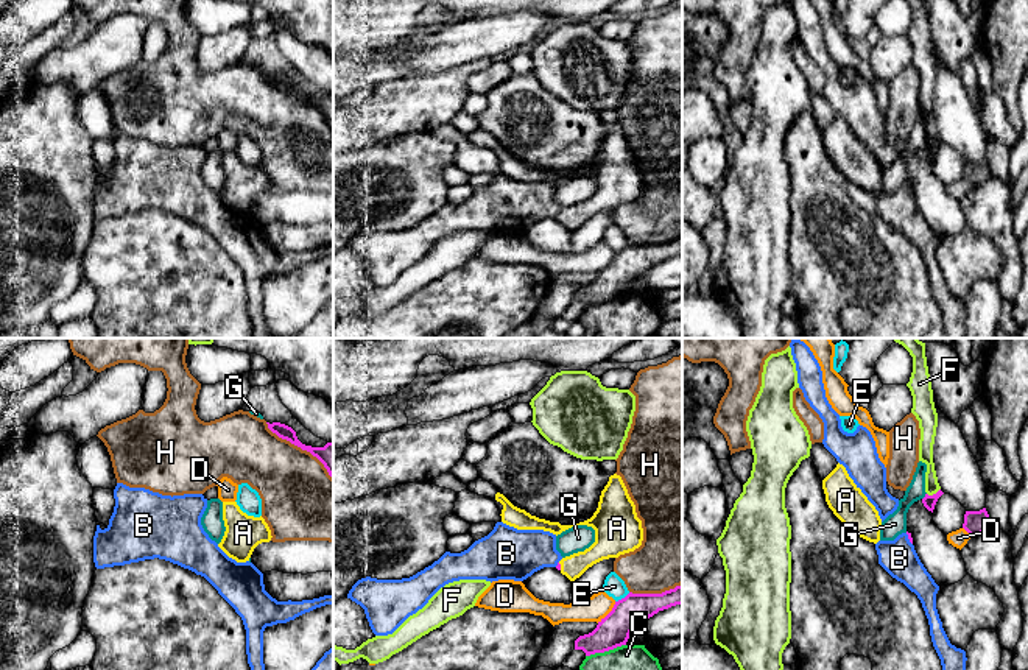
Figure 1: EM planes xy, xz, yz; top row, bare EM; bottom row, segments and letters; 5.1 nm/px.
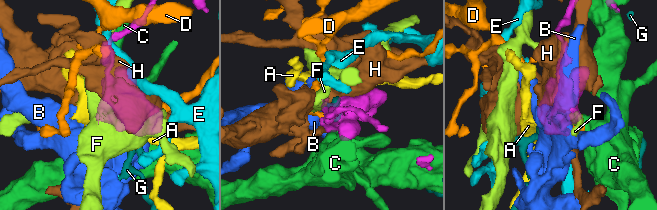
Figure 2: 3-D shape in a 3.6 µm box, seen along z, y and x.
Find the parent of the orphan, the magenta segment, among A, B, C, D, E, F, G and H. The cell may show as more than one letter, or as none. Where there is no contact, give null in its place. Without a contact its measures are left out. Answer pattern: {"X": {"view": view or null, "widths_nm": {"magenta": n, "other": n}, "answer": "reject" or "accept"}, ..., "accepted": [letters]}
{"A": {"view": "xz", "widths_nm": {"magenta": 20, "other": 120}, "answer": "accept"}, "B": {"view": "yz", "widths_nm": {"magenta": 20, "other": 190}, "answer": "reject"}, "C": {"view": "xz", "widths_nm": {"magenta": 170, "other": 380}, "answer": "reject"}, "D": {"view": "xz", "widths_nm": {"magenta": 170, "other": 130}, "answer": "reject"}, "E": {"view": "xz", "widths_nm": {"magenta": 170, "other": 110}, "answer": "reject"}, "F": {"view": "yz", "widths_nm": {"magenta": 70, "other": 80}, "answer": "reject"}, "G": {"view": "yz", "widths_nm": {"magenta": 70, "other": 110}, "answer": "reject"}, "H": {"view": "xy", "widths_nm": {"magenta": 140, "other": 380}, "answer": "reject"}, "accepted": ["A"]}

